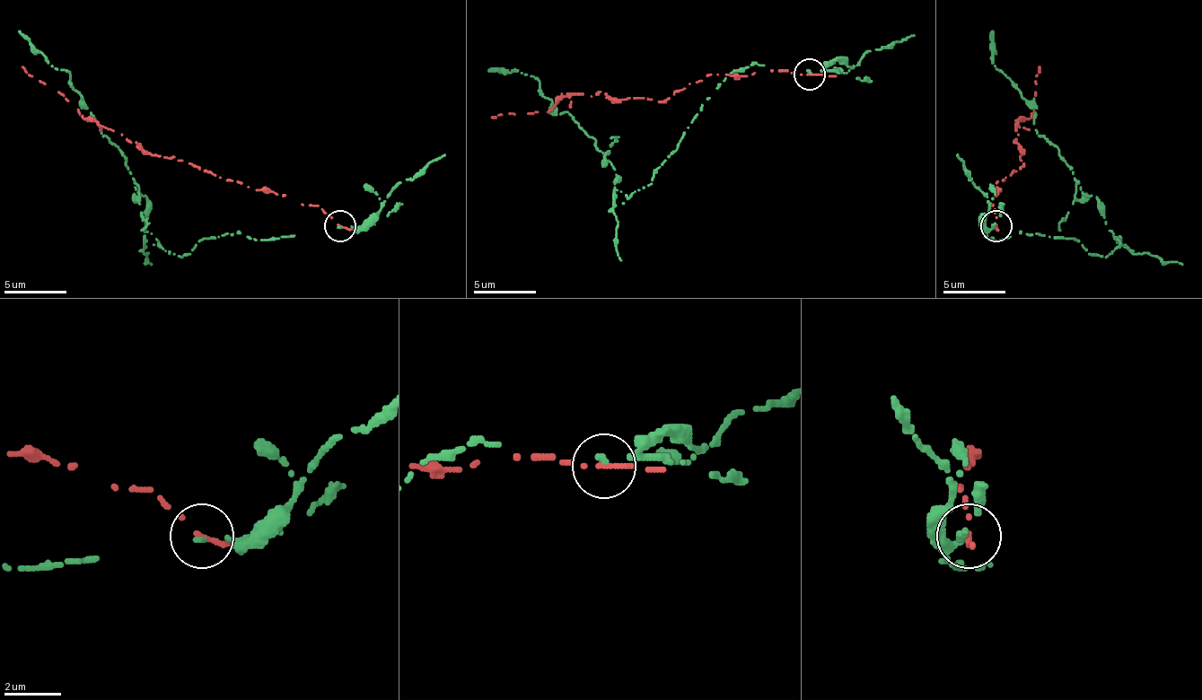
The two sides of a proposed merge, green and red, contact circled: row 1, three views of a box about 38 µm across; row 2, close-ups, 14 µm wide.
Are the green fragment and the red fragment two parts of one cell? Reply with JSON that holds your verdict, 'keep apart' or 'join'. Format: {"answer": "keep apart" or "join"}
{"answer": "keep apart"}

